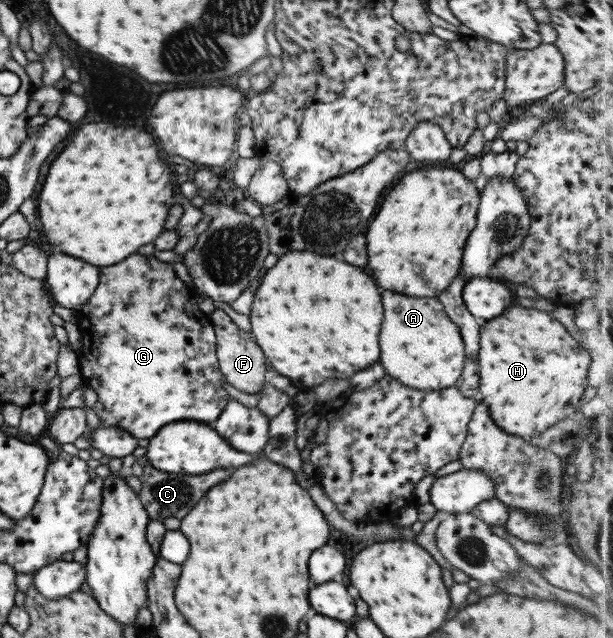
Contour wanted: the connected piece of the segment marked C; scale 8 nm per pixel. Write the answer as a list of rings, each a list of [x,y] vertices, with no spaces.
[[[142,461],[142,476],[140,477],[141,489],[138,494],[139,500],[142,502],[149,519],[161,521],[167,517],[175,517],[176,519],[182,519],[192,506],[202,495],[208,487],[220,483],[224,477],[228,477],[232,473],[232,469],[226,469],[226,475],[224,475],[224,469],[214,469],[212,473],[206,473],[206,475],[184,475],[176,473],[166,473],[154,469],[149,463]]]

